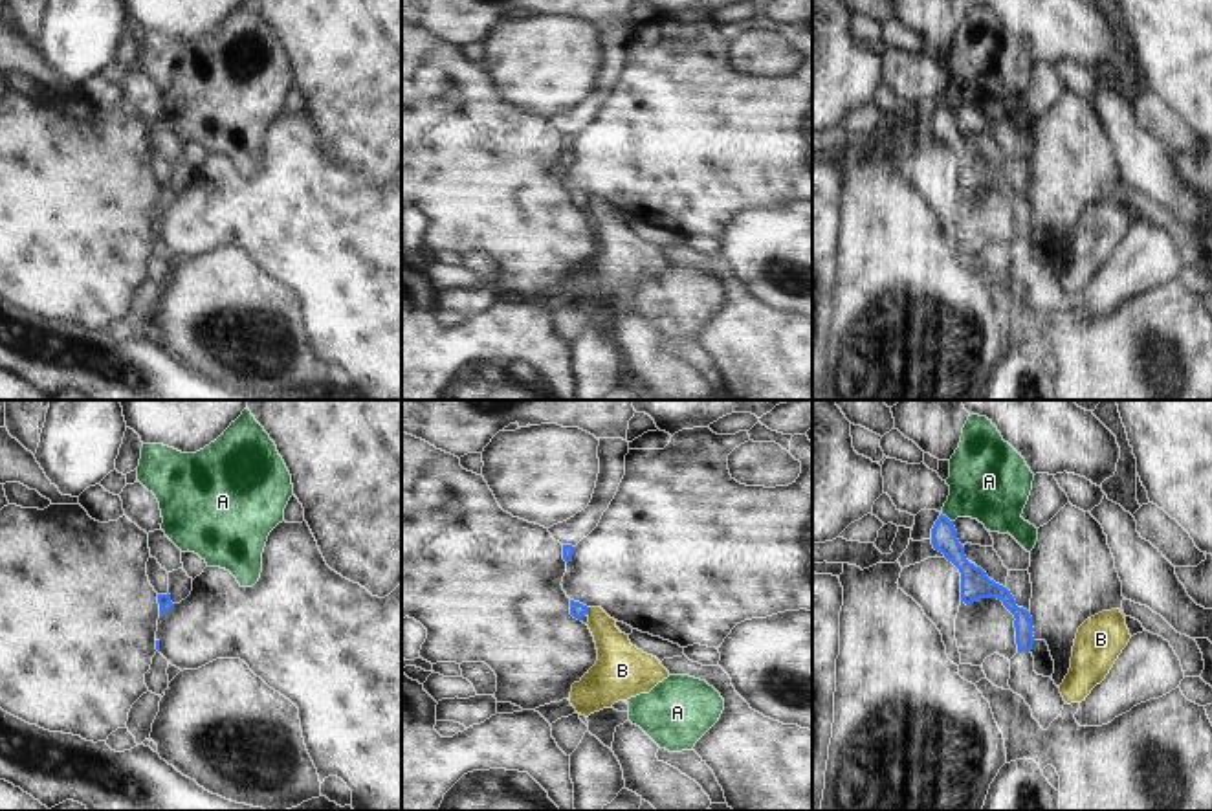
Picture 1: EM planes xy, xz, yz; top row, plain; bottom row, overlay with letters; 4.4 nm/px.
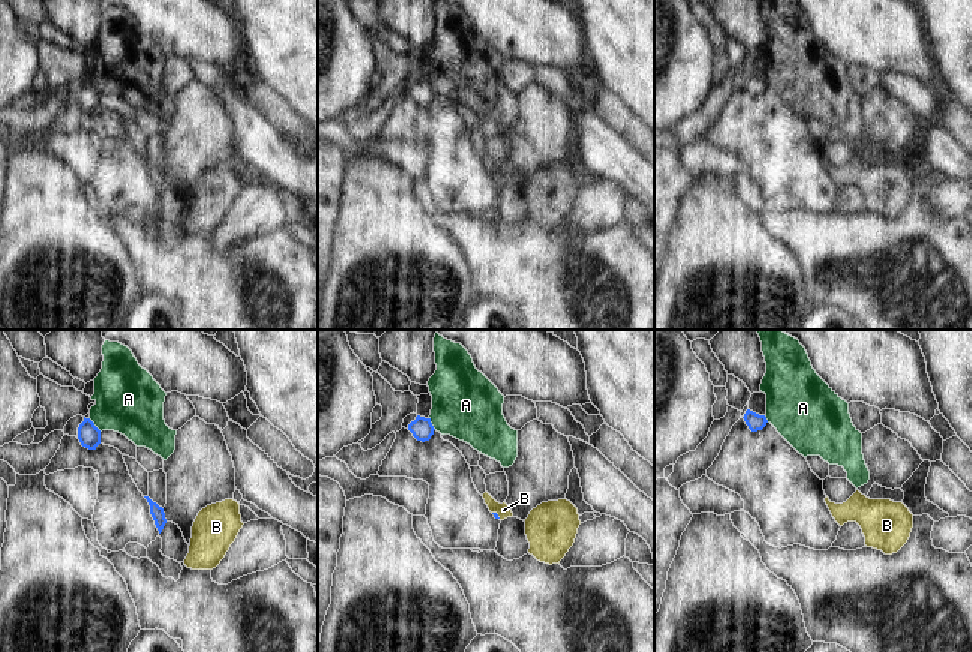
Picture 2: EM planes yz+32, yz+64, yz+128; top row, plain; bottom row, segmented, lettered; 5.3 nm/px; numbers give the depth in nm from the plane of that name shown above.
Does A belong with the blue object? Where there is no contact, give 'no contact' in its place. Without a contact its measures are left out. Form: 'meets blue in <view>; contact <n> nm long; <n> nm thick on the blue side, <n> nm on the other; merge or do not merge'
meets blue in yz; contact 70 nm long; 110 nm thick on the blue side, 360 nm on the other; do not merge

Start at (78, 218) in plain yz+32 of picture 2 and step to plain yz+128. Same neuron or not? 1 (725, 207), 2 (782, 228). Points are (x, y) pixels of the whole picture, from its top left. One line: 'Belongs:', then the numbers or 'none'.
Belongs: 1

